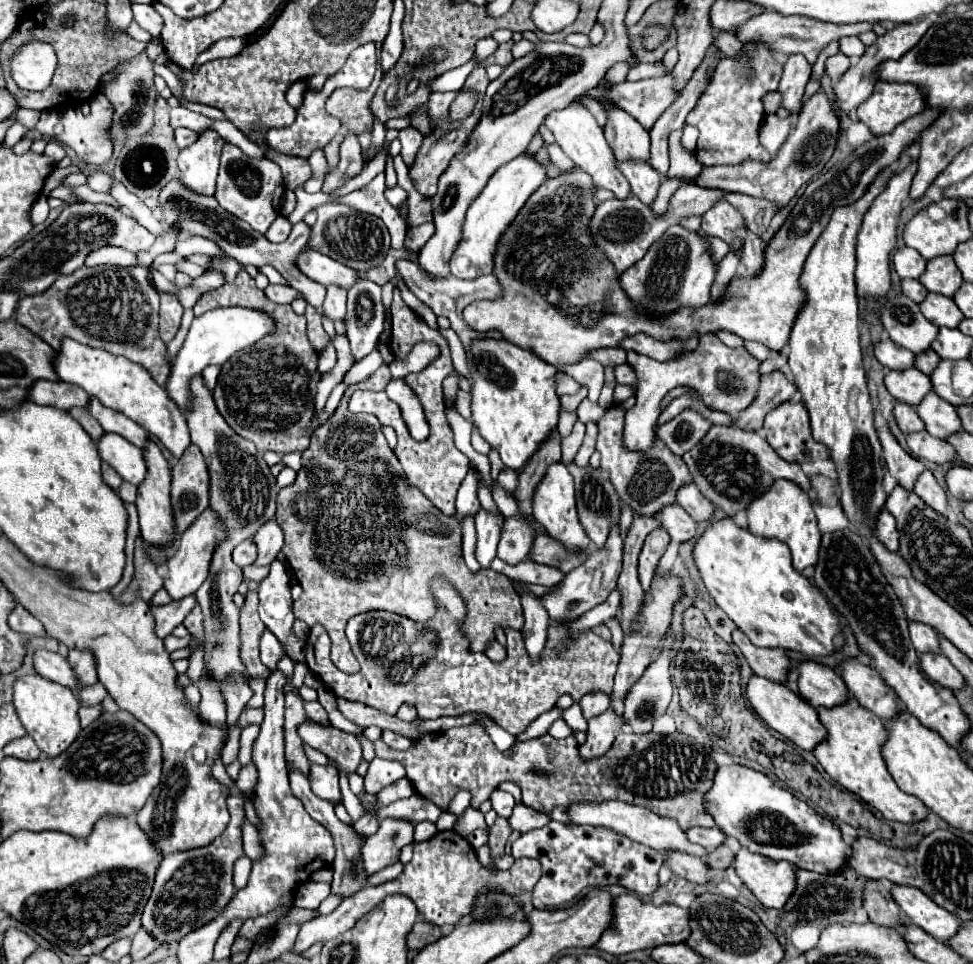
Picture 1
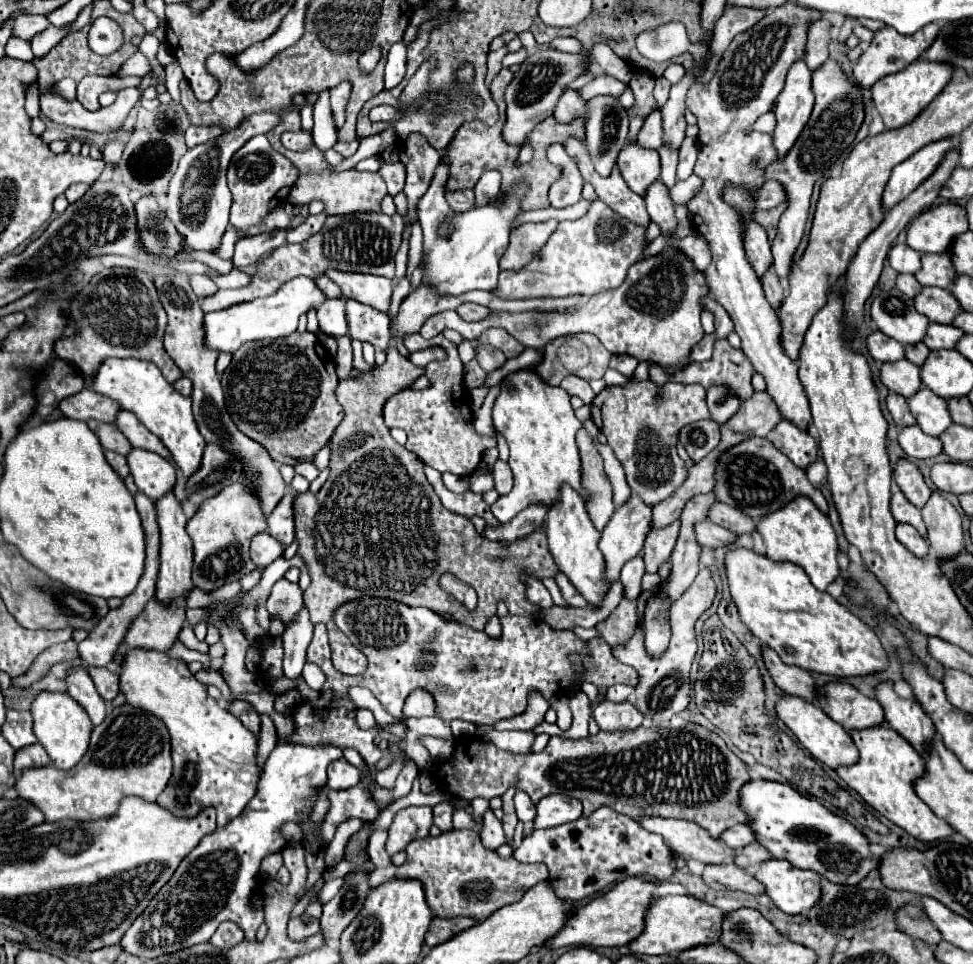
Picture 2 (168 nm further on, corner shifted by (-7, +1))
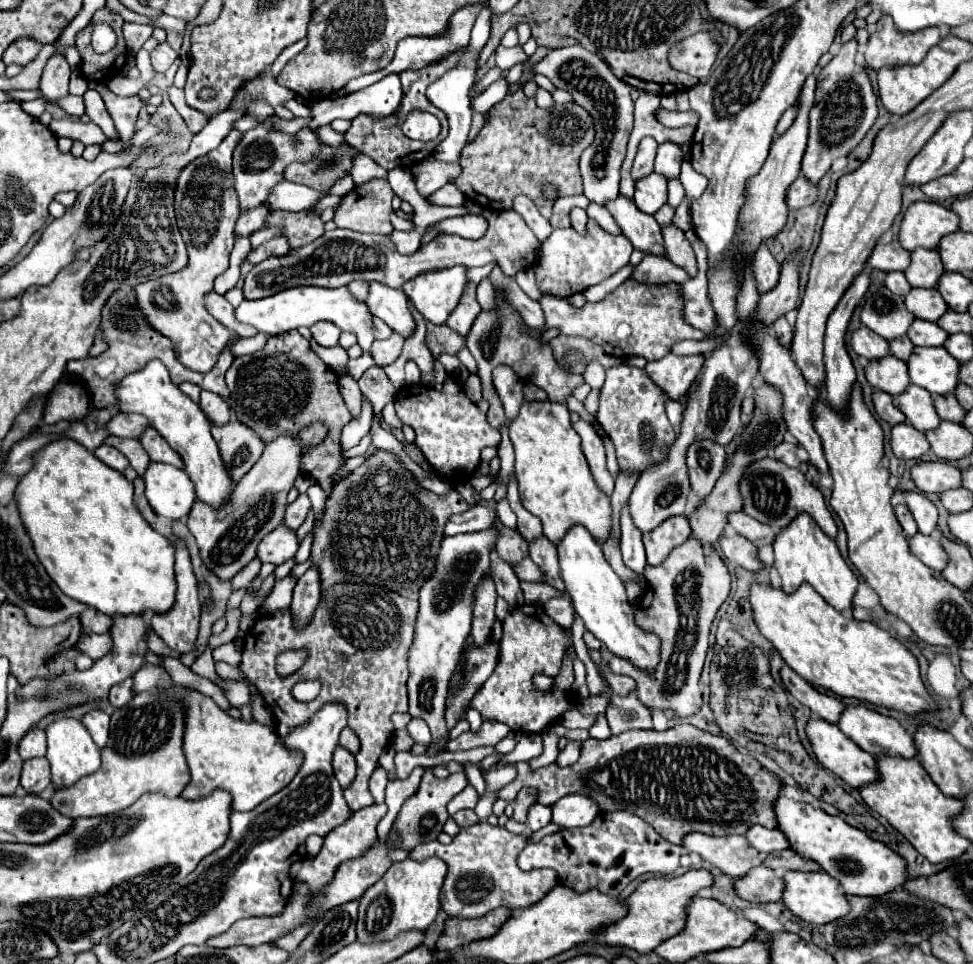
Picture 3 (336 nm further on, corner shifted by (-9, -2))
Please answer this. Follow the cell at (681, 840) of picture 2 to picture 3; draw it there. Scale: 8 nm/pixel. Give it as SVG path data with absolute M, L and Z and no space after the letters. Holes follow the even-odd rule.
M691 833L685 837L683 847L699 853L703 861L715 865L733 879L745 877L747 871L761 865L765 859L753 845L749 845L745 837L739 835L709 837L703 833Z

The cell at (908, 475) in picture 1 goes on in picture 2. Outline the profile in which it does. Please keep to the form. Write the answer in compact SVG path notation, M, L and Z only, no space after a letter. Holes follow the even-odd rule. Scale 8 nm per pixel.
M899 458L893 476L895 476L895 482L899 484L899 488L903 490L903 494L907 496L907 500L911 504L915 504L917 508L923 508L923 504L931 496L931 490L923 480L921 470L913 462Z

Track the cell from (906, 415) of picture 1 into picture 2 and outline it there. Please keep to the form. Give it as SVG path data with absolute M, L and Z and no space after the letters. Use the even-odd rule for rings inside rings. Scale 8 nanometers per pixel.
M889 394L887 396L887 408L891 412L891 418L893 422L899 426L899 428L905 428L905 426L913 426L917 420L909 414L909 406L907 406L907 400L903 396L897 396L897 394Z

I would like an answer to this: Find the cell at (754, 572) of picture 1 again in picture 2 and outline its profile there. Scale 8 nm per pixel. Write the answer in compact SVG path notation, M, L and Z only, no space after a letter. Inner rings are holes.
M729 546L725 554L725 570L729 592L739 610L741 622L753 636L763 640L765 646L773 648L783 662L831 676L863 676L887 668L887 654L875 632L827 592L819 592L801 566L793 566L793 562L773 562L769 556L755 550Z

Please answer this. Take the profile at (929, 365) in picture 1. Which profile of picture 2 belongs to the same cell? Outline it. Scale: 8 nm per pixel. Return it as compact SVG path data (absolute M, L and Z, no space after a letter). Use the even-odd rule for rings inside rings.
M919 342L919 344L915 344L915 346L907 346L905 348L905 358L909 360L909 362L913 362L913 364L917 364L917 366L923 366L925 364L925 358L929 356L929 348L923 344L923 342Z

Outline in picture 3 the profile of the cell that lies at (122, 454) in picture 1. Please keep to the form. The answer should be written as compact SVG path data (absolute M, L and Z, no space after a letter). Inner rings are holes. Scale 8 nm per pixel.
M151 463L145 479L145 495L153 511L167 519L181 519L195 503L195 485L183 469Z

